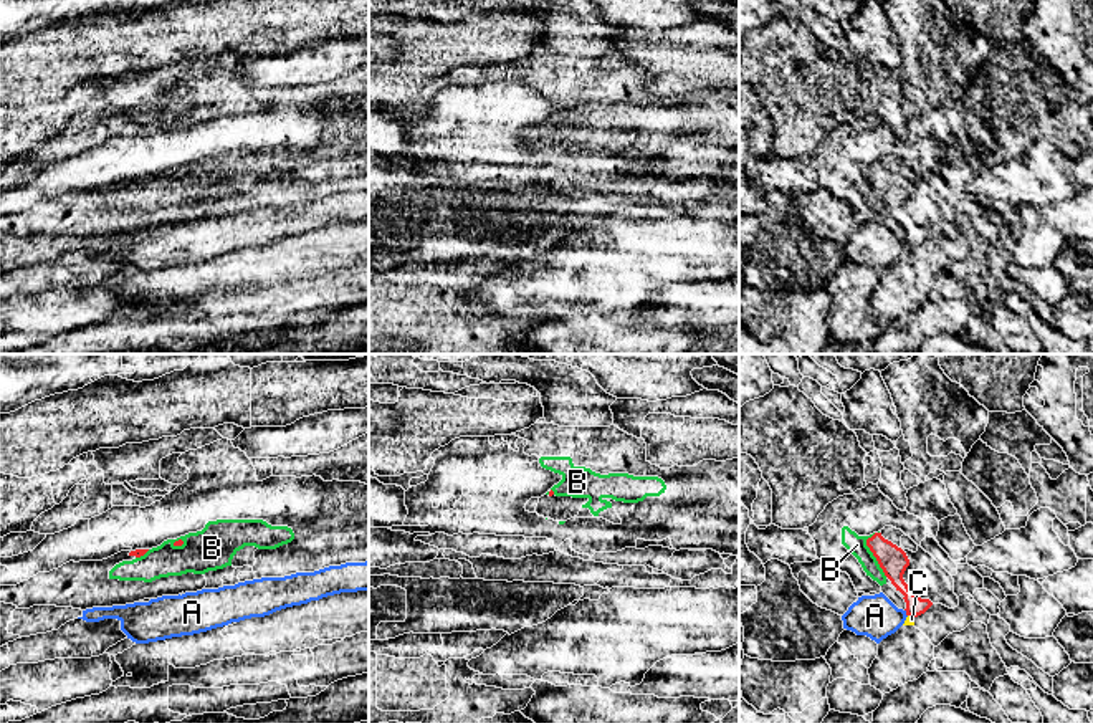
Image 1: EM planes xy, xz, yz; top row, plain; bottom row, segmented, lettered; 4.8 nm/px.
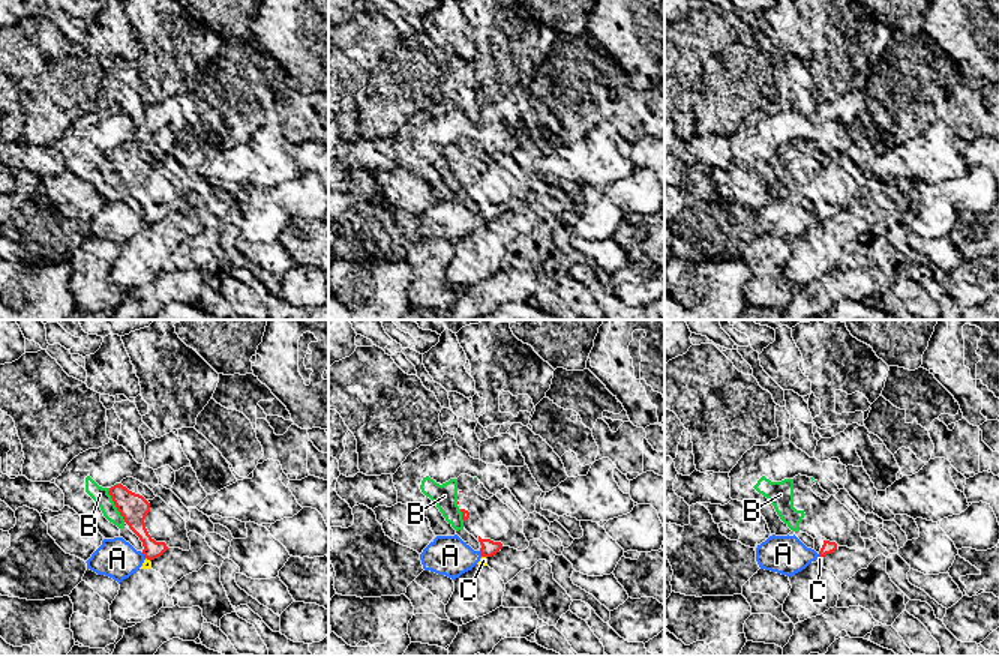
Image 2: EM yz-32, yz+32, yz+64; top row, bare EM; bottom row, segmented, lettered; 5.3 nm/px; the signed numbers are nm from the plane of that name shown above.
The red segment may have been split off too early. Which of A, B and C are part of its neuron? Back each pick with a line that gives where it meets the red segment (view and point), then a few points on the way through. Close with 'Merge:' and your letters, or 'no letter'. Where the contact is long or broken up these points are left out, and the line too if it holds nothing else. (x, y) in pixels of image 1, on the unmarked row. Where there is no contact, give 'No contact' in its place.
B: Touches red at yz (873, 184)
Merge: B

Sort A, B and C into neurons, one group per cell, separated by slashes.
A / B / C

